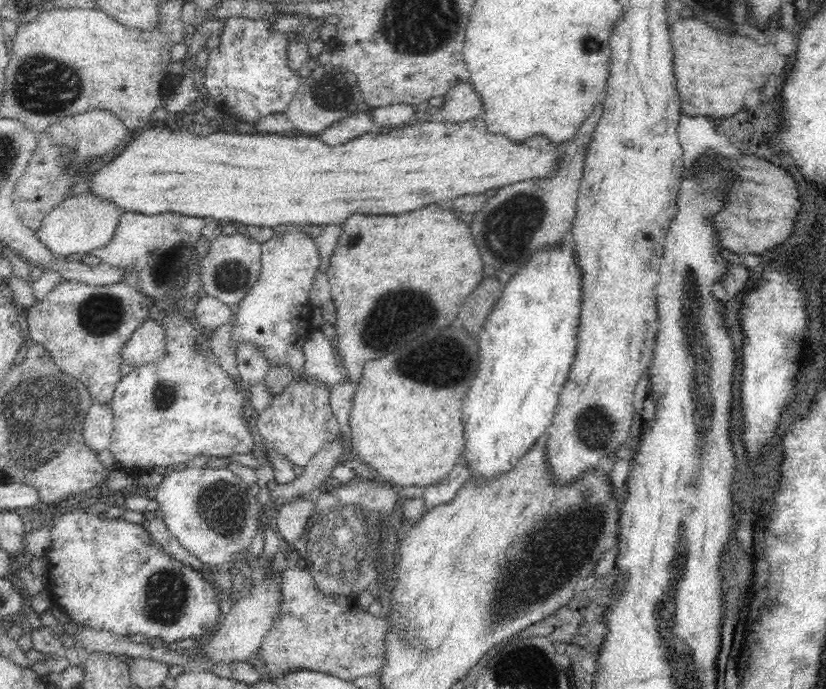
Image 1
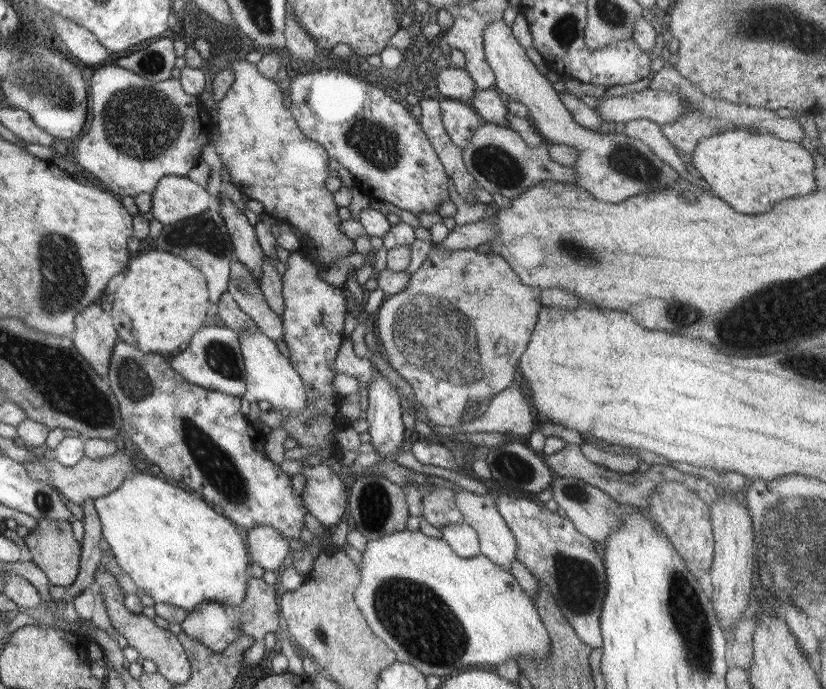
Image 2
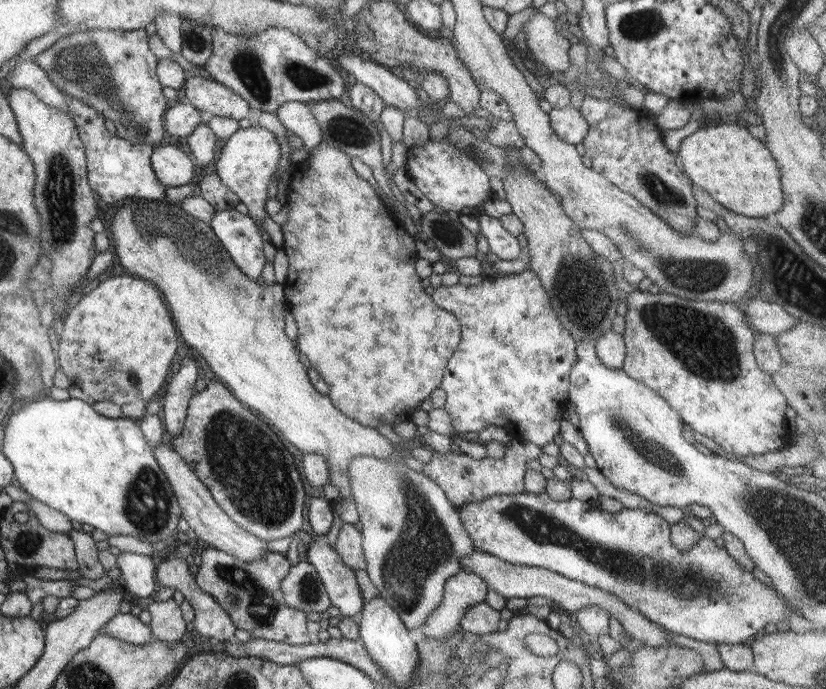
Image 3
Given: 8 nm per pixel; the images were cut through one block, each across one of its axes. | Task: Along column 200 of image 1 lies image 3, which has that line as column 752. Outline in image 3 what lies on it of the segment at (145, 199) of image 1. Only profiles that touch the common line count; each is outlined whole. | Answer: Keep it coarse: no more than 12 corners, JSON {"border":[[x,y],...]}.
{"border":[[733,119],[698,128],[677,158],[735,214],[781,208],[780,172]]}

